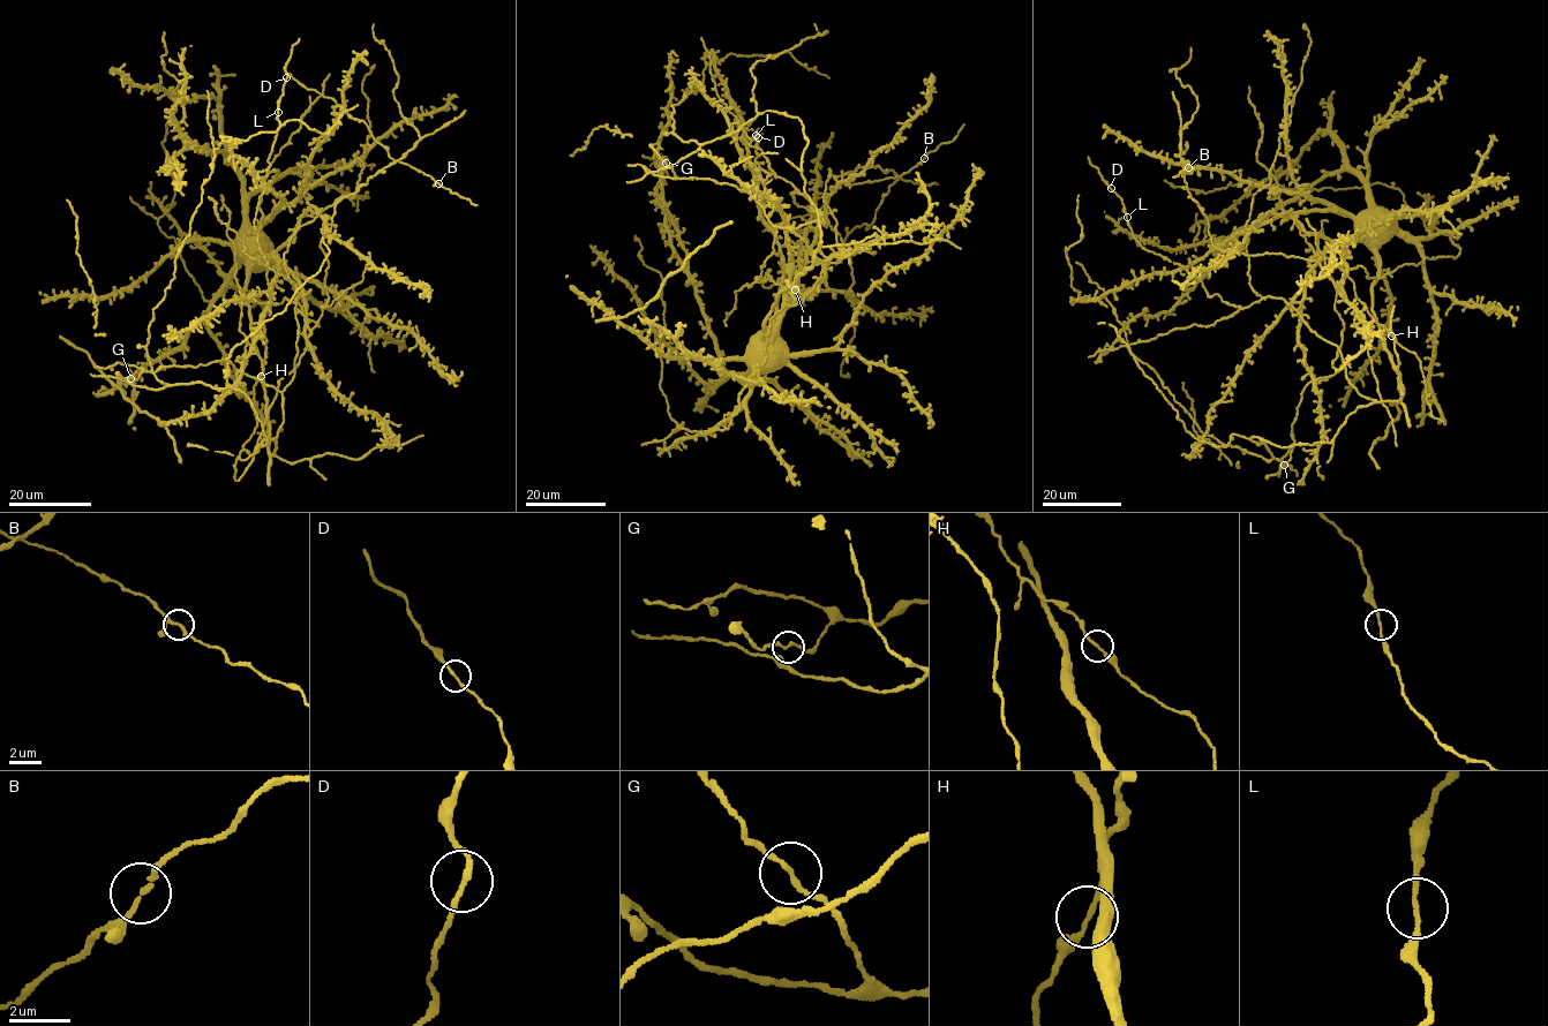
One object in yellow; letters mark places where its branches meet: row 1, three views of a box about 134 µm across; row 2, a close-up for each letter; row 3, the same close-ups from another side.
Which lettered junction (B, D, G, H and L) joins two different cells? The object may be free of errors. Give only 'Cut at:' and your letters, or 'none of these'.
Cut at: none of these

